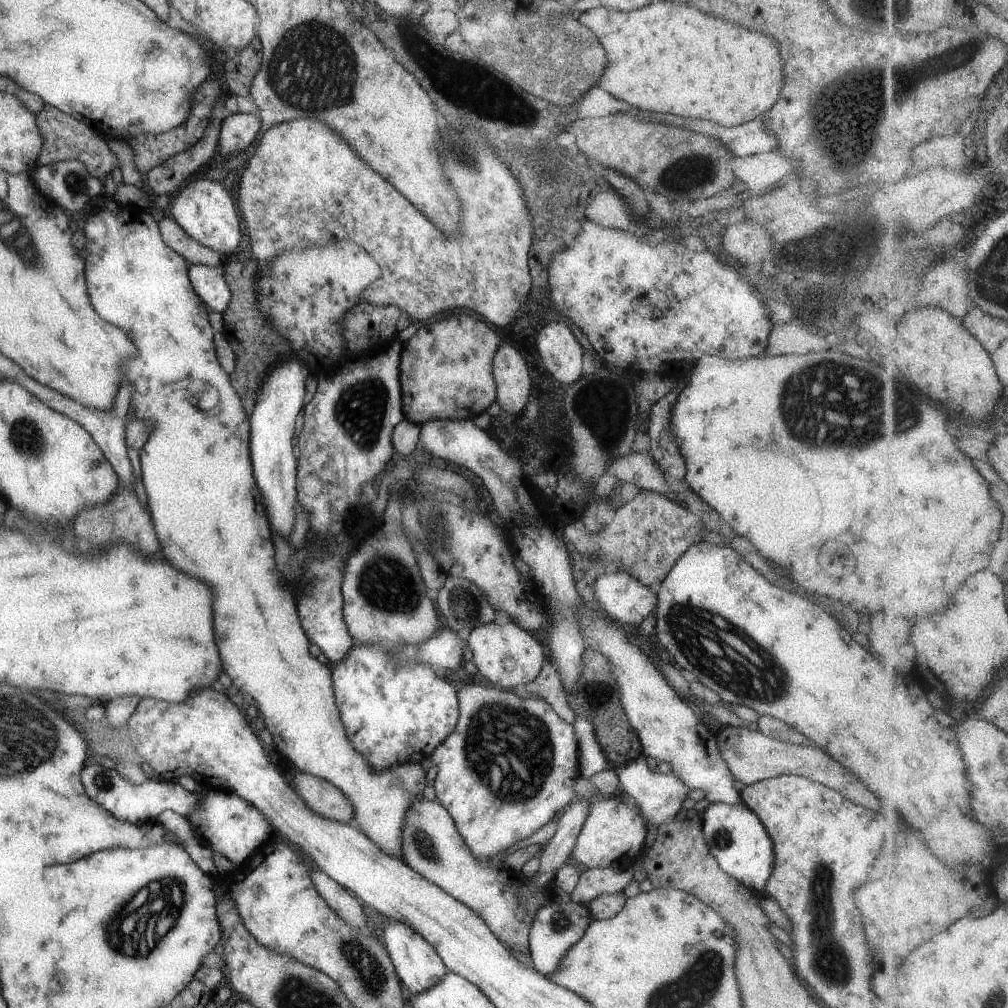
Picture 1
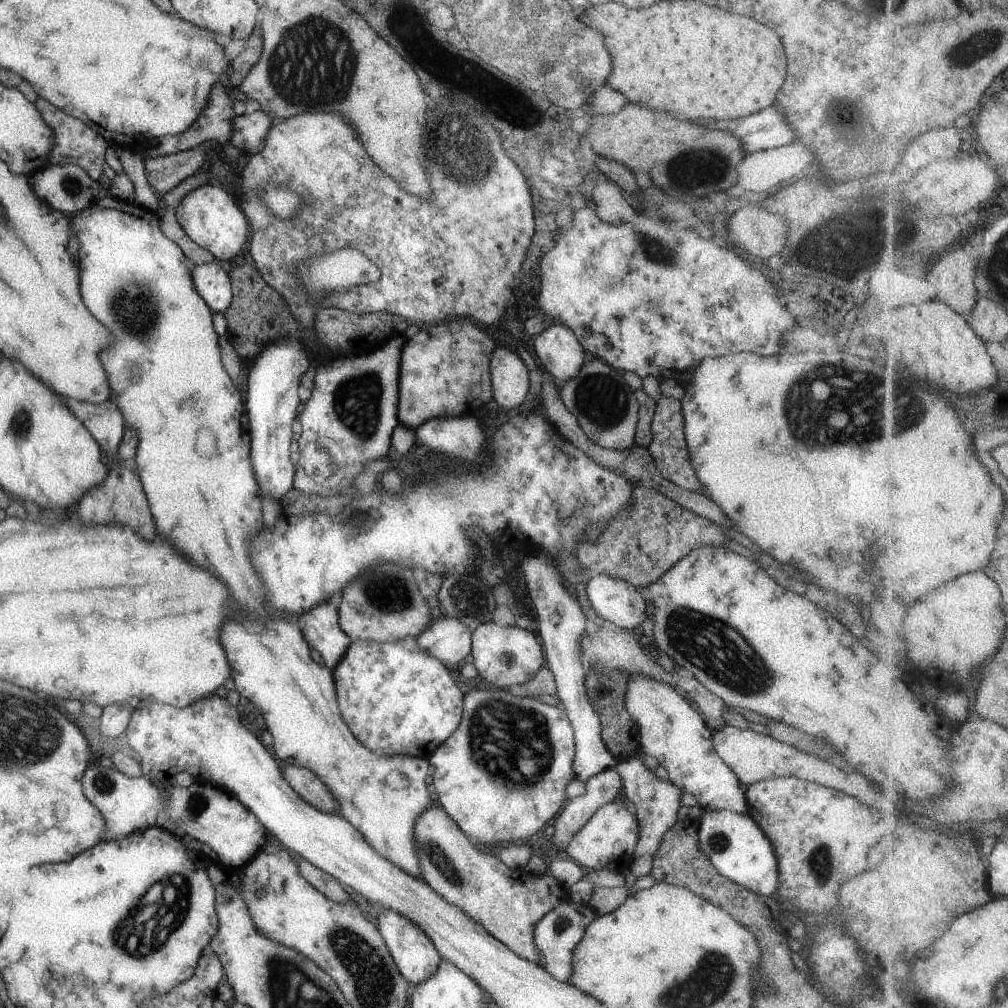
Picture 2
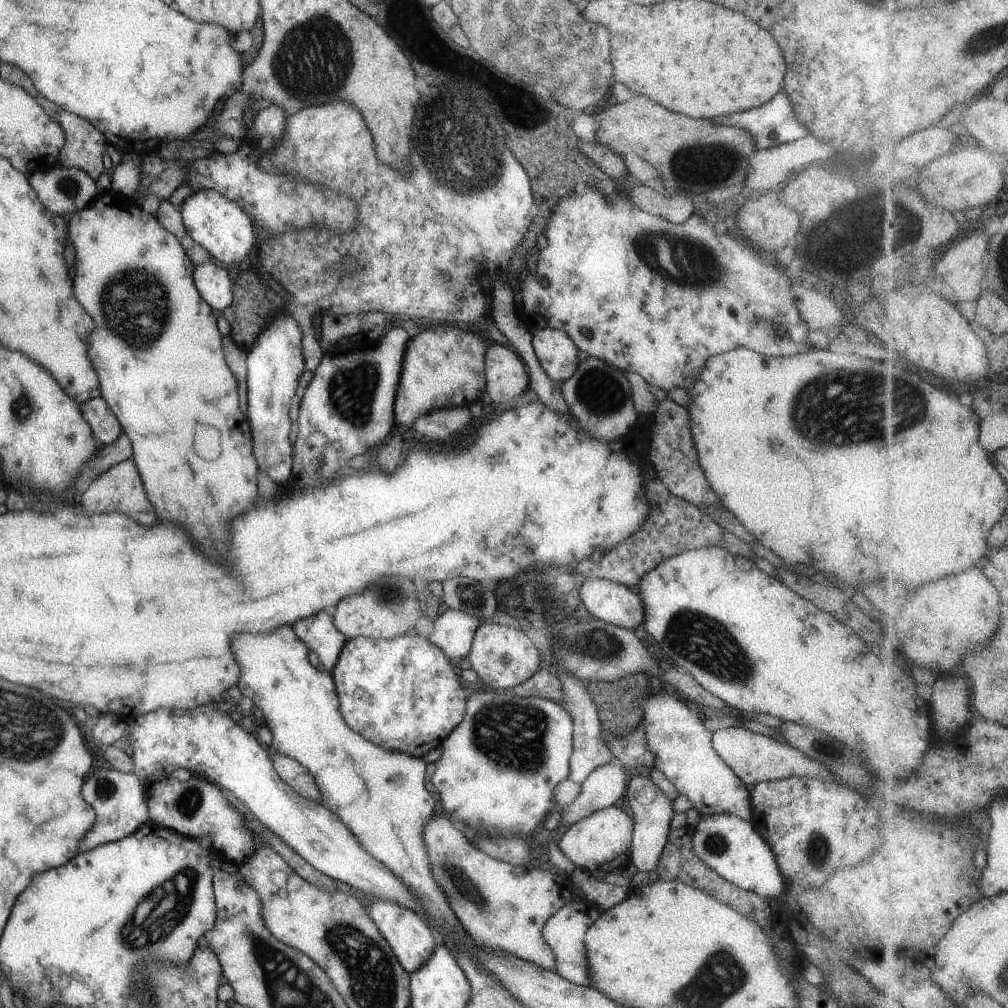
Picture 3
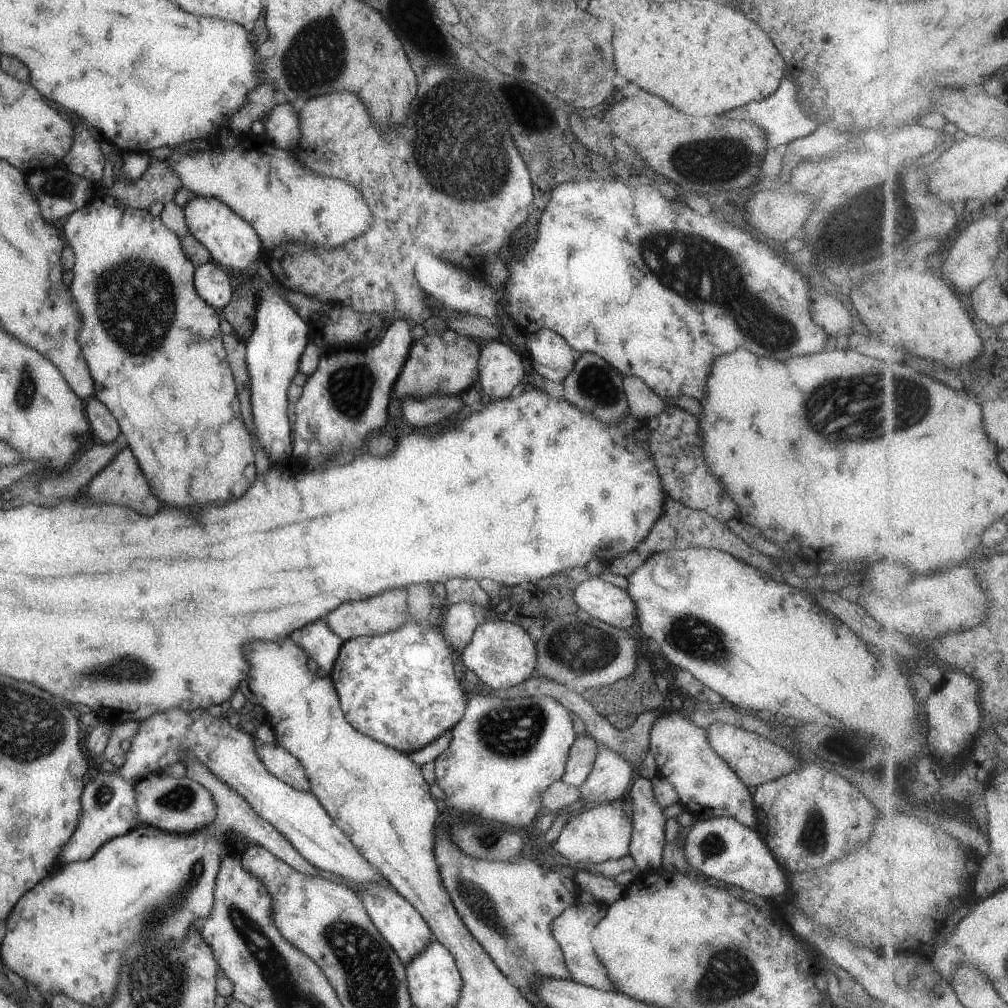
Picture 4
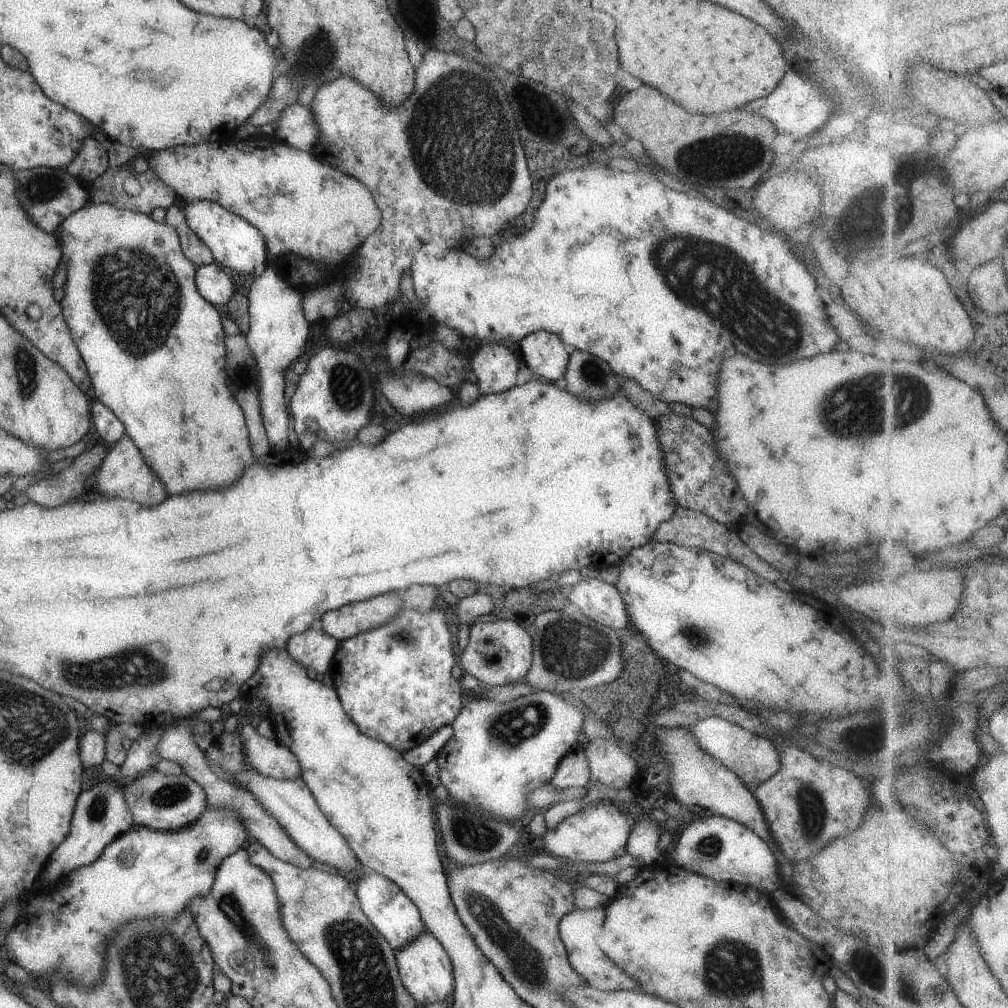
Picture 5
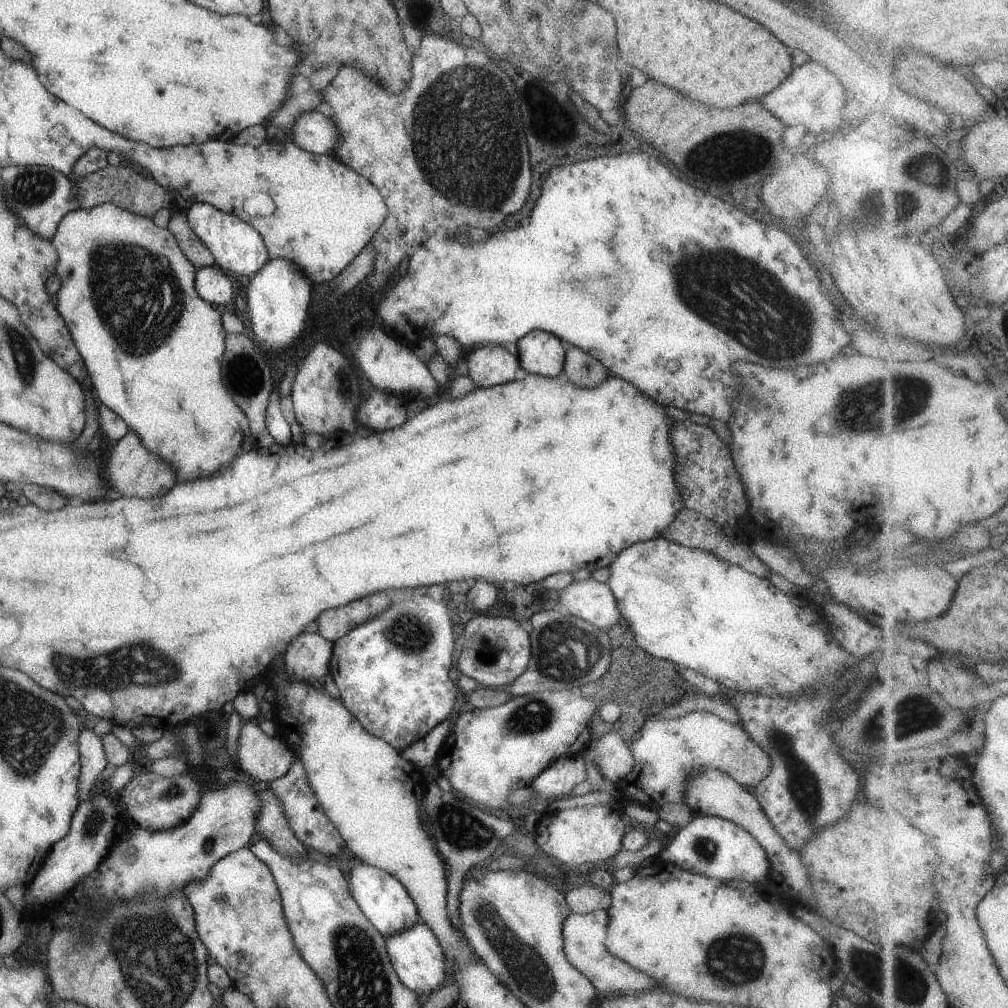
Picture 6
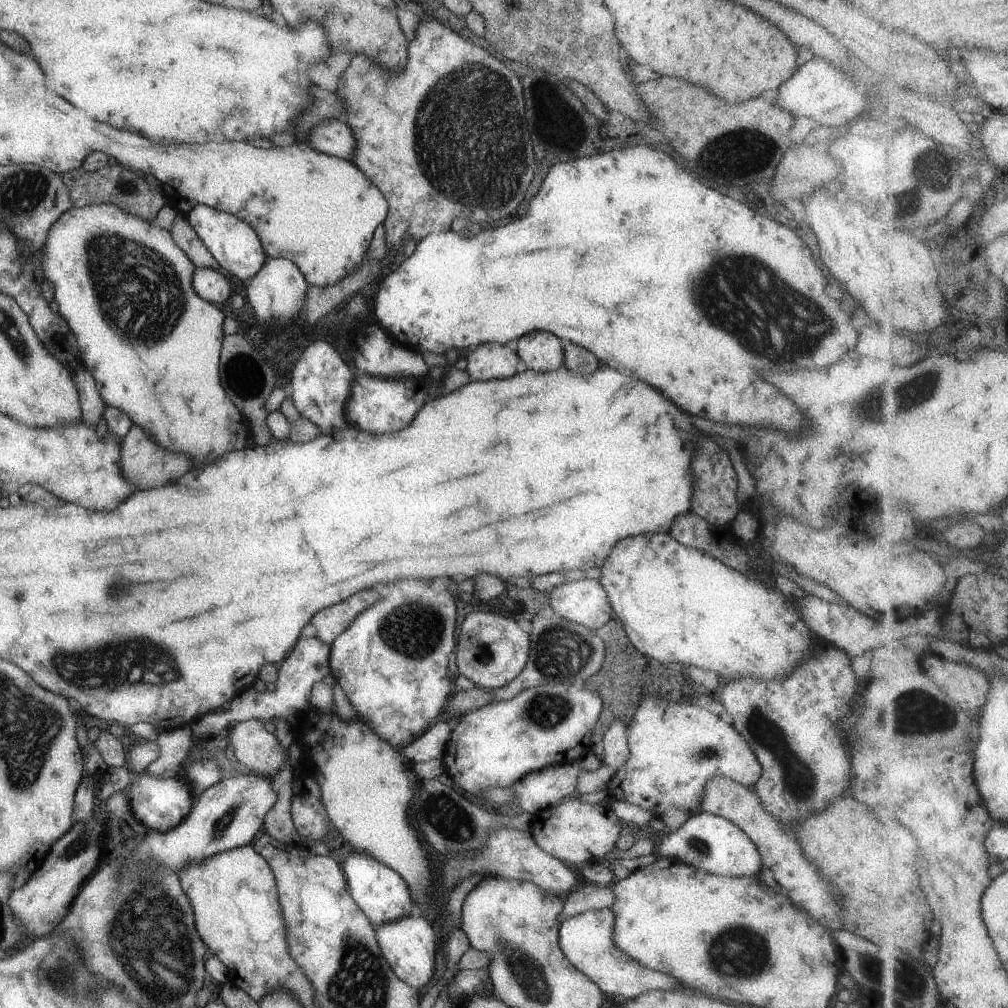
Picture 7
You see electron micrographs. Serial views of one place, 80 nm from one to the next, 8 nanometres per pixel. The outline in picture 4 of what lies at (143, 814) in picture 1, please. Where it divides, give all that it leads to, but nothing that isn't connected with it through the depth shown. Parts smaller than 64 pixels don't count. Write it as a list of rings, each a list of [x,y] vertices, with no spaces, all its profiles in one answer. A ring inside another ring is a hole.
[[[99,770],[94,780],[87,782],[80,794],[82,813],[73,834],[61,849],[59,860],[65,864],[89,858],[104,842],[115,836],[123,836],[139,822],[136,820],[136,804],[133,781],[124,779],[117,773]]]

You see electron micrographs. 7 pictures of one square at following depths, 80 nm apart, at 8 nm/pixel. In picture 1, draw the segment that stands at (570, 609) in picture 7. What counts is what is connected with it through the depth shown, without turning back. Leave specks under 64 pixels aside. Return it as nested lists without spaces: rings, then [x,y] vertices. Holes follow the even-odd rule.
[[[625,571],[600,574],[592,584],[592,591],[599,611],[619,626],[638,626],[656,605],[655,591]]]

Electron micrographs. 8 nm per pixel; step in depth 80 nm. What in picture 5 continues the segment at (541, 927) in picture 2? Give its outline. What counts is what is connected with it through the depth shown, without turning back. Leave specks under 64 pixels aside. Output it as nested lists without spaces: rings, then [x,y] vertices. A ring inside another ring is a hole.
[[[591,908],[591,910],[571,910],[567,912],[559,924],[557,924],[557,932],[559,939],[563,942],[567,953],[567,960],[571,968],[585,980],[585,983],[591,988],[602,990],[605,992],[619,991],[637,991],[636,982],[629,978],[627,974],[623,974],[623,970],[619,966],[615,966],[613,960],[609,960],[595,943],[595,936],[601,934],[601,928],[605,920],[605,909]]]

